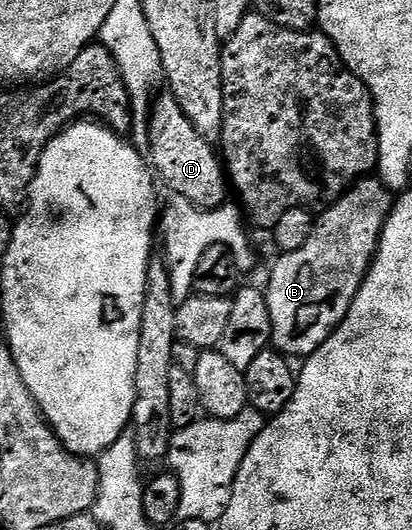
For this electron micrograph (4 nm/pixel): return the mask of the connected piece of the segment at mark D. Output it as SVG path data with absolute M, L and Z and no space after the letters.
M171 92L162 94L153 101L150 117L146 123L148 146L152 149L152 158L150 154L151 165L154 167L159 181L161 183L164 181L173 190L171 192L173 195L183 198L185 202L191 202L194 206L199 206L201 211L215 211L217 208L223 207L226 202L226 199L224 199L224 186L226 190L225 167L222 165L213 143L207 142L201 136L198 128L190 120L190 116L186 116L186 112L182 110L182 104L178 102L175 95Z

